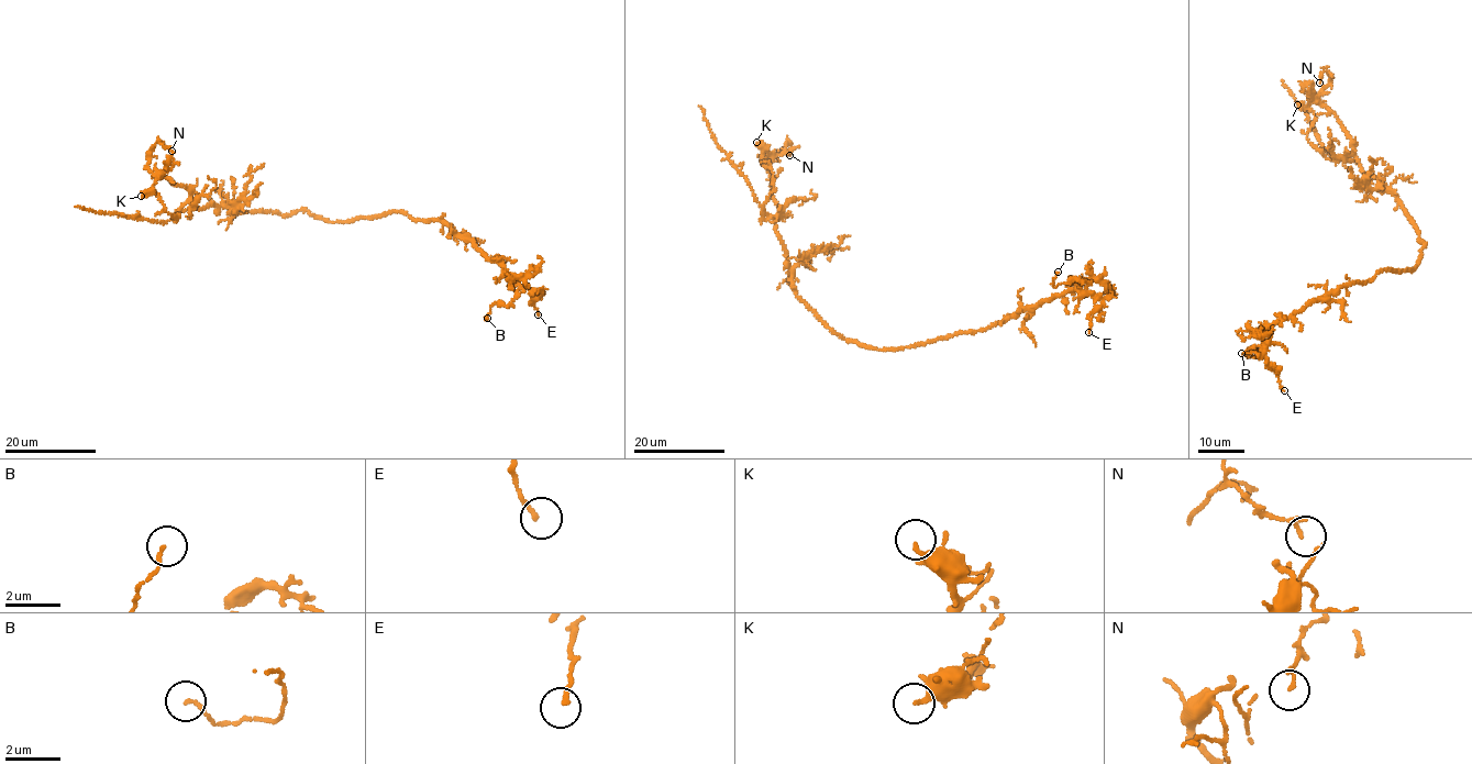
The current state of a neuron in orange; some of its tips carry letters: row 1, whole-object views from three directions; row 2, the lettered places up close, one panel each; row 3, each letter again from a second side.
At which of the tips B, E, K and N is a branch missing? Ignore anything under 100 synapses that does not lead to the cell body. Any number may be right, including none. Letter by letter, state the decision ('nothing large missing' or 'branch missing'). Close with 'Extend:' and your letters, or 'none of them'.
B: nothing large missing
E: nothing large missing
K: nothing large missing
N: nothing large missing
Extend: none of them

